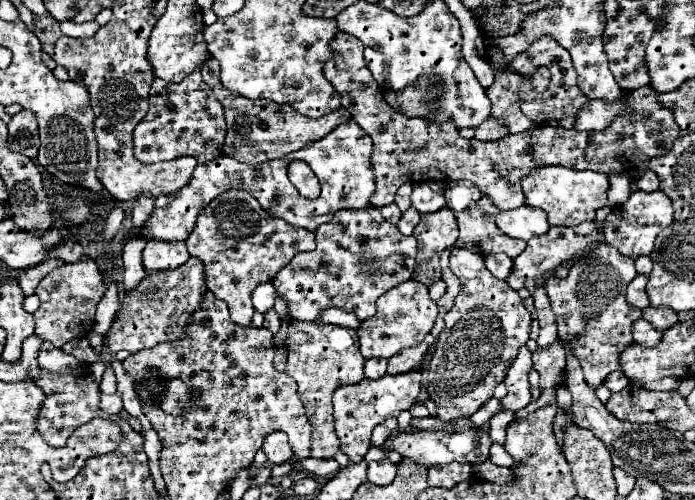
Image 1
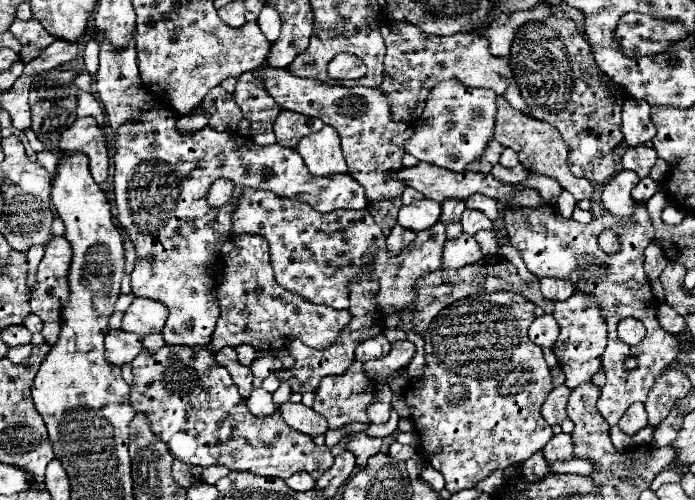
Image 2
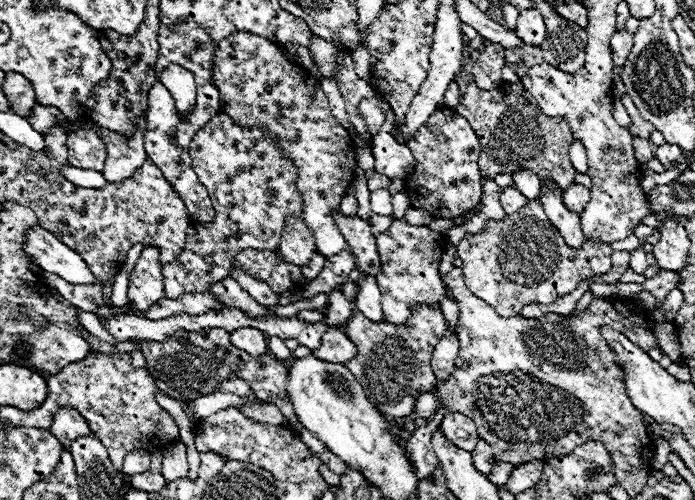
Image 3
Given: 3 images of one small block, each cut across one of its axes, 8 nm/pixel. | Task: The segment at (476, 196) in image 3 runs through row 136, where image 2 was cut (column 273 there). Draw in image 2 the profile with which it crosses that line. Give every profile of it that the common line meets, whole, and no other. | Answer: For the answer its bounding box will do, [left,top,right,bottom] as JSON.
[130,346,334,480]

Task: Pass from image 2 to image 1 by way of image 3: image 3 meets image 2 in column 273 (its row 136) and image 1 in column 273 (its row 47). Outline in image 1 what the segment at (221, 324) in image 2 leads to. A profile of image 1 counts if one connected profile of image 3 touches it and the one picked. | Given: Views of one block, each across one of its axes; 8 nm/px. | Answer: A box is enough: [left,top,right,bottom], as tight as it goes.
[186,190,314,326]

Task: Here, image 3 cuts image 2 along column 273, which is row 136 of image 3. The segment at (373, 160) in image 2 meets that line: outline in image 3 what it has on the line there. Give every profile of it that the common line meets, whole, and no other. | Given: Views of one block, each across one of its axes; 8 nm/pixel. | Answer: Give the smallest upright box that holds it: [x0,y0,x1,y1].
[66,126,106,172]

